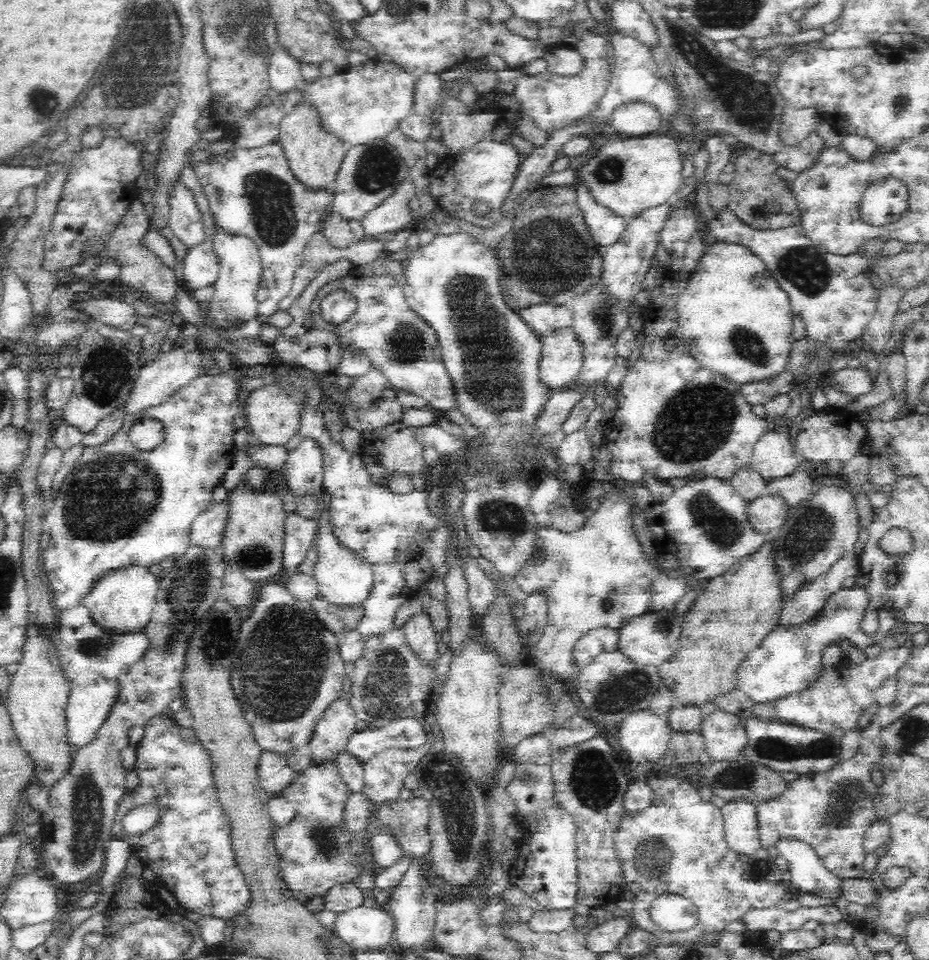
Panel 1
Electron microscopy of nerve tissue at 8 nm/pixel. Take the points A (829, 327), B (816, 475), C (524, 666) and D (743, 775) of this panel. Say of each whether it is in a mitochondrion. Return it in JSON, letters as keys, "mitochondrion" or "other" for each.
{"A":"other","B":"other","C":"other","D":"mitochondrion"}

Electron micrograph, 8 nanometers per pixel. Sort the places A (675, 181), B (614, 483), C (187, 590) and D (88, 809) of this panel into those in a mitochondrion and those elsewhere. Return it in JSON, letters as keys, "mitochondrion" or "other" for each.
{"A":"other","B":"other","C":"mitochondrion","D":"mitochondrion"}

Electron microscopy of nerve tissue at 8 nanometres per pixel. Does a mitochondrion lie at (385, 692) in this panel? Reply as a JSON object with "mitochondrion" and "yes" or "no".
{"mitochondrion":"yes"}

